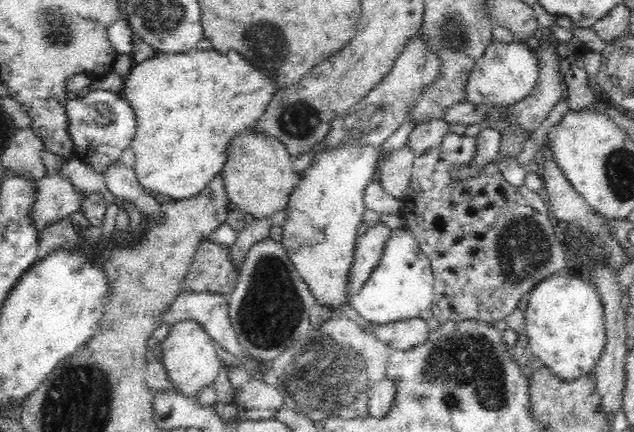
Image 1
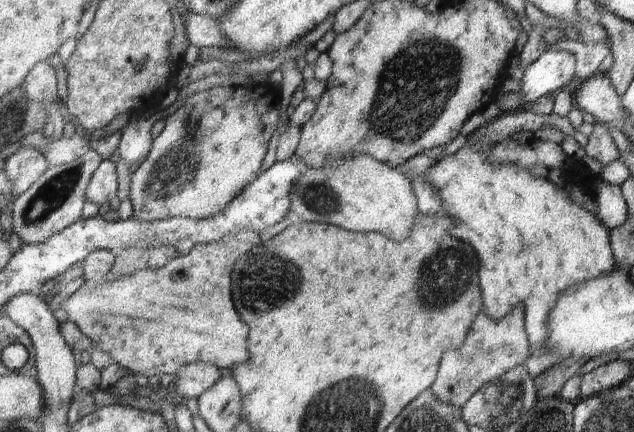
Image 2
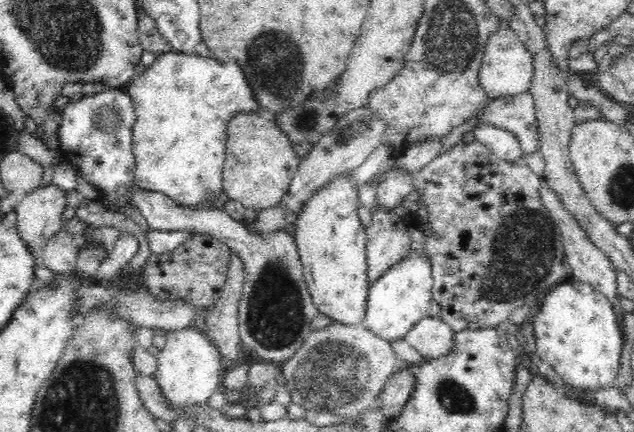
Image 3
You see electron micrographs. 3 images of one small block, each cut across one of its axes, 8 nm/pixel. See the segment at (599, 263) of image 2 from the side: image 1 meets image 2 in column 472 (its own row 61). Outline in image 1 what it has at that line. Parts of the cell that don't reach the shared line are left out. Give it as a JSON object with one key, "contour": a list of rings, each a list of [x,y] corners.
{"contour":[[[193,49],[189,52],[179,54],[158,52],[155,57],[141,63],[133,64],[129,74],[124,79],[121,95],[128,101],[128,104],[132,105],[137,118],[137,128],[129,148],[134,152],[135,164],[133,169],[140,184],[149,191],[153,190],[154,192],[158,192],[158,194],[165,194],[166,196],[170,196],[173,200],[191,199],[204,191],[208,184],[212,183],[212,180],[215,180],[222,172],[227,155],[225,150],[228,143],[232,140],[232,137],[245,129],[254,127],[257,120],[264,114],[266,106],[268,106],[272,96],[275,96],[274,92],[276,92],[276,90],[272,88],[270,80],[268,80],[264,74],[260,74],[260,72],[260,68],[248,66],[248,62],[246,62],[238,52],[230,52],[230,54],[226,54],[226,56],[220,56],[220,54],[214,52],[214,50],[204,51]]]}

